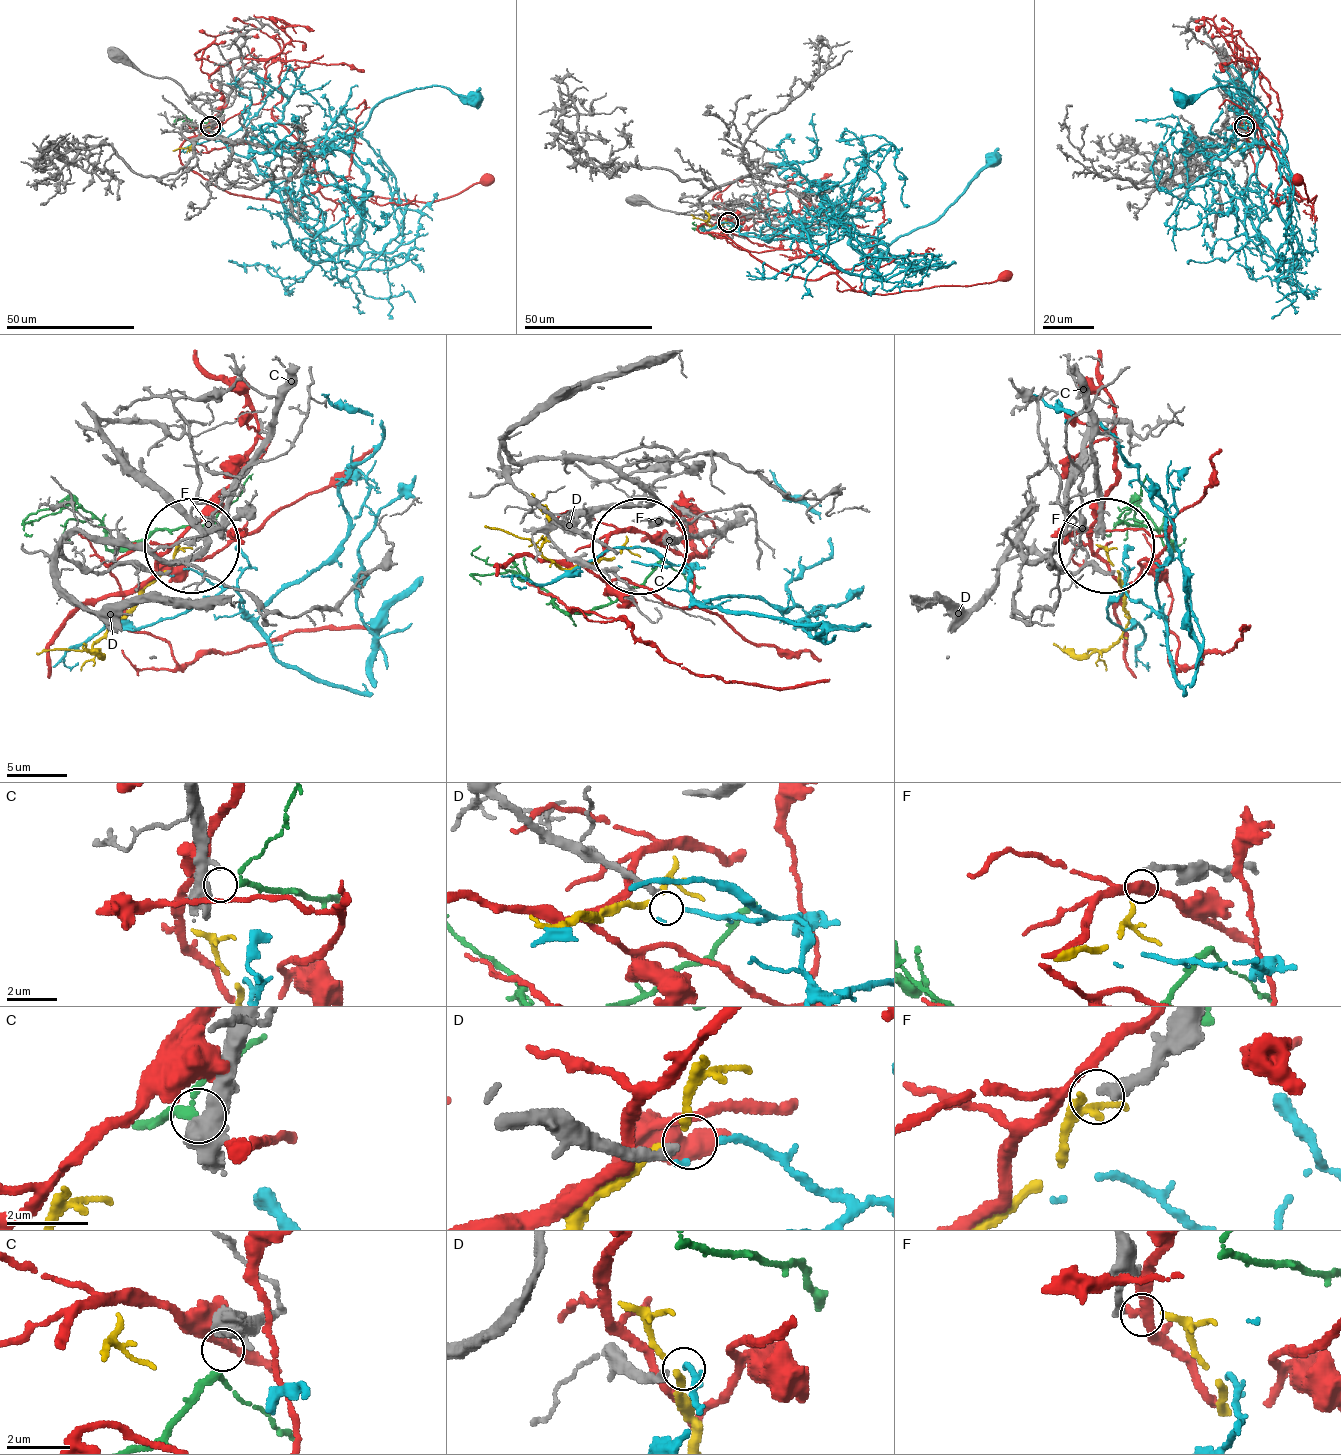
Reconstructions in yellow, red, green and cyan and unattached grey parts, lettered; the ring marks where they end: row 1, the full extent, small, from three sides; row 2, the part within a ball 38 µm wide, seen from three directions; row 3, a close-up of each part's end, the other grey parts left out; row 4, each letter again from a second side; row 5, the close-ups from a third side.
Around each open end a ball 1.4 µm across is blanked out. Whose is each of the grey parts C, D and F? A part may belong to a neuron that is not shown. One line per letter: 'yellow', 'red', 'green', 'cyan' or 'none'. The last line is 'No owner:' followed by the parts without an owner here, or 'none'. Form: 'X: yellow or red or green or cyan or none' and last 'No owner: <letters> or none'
C: green
D: none
F: yellow
No owner: D

